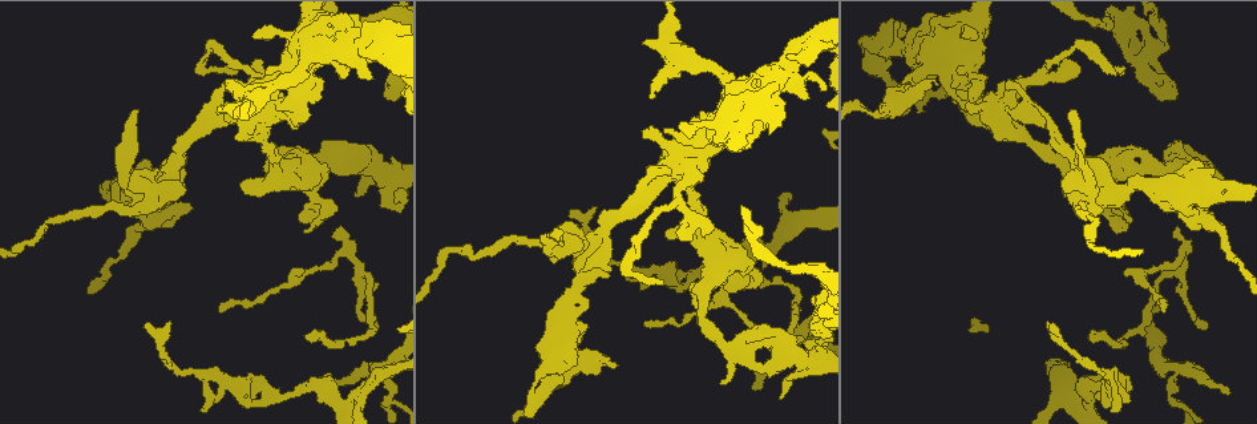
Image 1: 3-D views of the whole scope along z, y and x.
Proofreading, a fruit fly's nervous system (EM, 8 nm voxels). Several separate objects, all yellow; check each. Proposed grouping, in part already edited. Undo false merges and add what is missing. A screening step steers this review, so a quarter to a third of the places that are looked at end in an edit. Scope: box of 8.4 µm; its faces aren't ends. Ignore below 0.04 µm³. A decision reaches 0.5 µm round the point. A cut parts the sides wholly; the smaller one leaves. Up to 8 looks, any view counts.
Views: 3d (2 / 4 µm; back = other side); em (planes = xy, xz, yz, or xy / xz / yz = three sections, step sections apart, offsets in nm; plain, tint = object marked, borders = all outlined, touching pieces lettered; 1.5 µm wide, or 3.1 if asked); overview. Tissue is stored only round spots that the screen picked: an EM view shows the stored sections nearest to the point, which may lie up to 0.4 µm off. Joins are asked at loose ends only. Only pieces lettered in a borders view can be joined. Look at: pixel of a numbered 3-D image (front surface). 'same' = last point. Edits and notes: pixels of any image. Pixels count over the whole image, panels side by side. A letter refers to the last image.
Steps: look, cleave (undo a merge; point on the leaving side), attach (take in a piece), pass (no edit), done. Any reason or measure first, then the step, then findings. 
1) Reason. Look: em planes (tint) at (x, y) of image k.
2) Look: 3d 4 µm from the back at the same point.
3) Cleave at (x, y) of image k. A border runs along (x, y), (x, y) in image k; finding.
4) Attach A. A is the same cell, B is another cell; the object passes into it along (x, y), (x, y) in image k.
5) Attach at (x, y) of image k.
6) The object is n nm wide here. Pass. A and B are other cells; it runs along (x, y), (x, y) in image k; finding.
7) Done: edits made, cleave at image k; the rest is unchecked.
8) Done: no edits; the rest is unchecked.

Sudden change in width. Look: em xz step 4 (borders) at (1097, 383) of image 1.

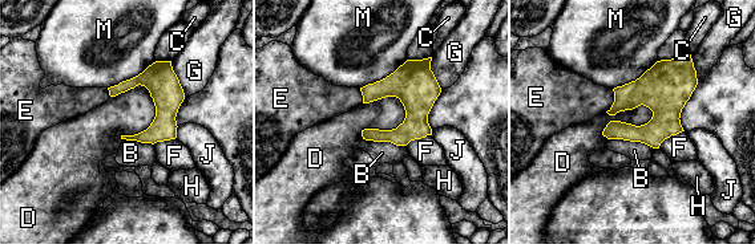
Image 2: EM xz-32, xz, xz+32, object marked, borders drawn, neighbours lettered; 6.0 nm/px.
The longest contact is with D, 340 nm. Pass. B, C, D, E, F, G, H, J and M are other cells; all the same cell.

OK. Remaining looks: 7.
Tapers out. Look: em planes (borders) at (220, 312) of image 1.

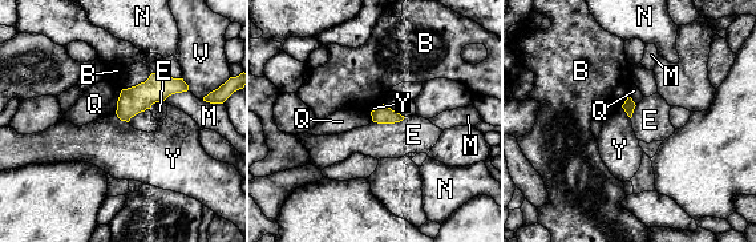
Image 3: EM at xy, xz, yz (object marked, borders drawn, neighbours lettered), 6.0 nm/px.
The object is 70 nm wide here; the longest contact is with E, 200 nm. Pass. B, E, M, N, Q, V and Y are other cells; none of them fits.

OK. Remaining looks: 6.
Branch stops here. Look: 3d 2 µm at (588, 325) of image 1.

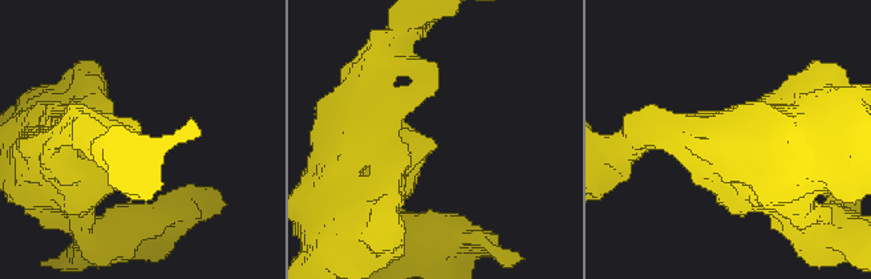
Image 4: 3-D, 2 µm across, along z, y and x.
Look: em planes (borders) at (437, 144) of image 4.

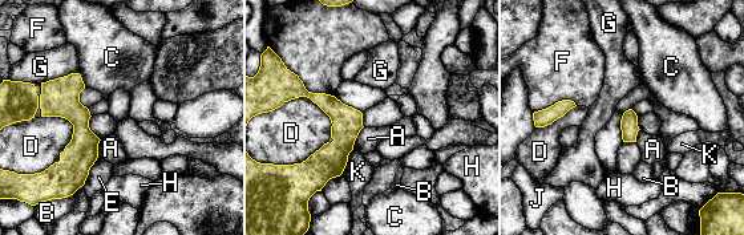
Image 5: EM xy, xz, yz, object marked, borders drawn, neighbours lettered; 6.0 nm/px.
Pass. A, B, C, D, E, F, G, H, J and K are other cells; it runs along (73, 76), (80, 181) in image 5; no lettered piece goes on from it.

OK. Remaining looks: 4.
Done: no edits; the rest is unchecked.

